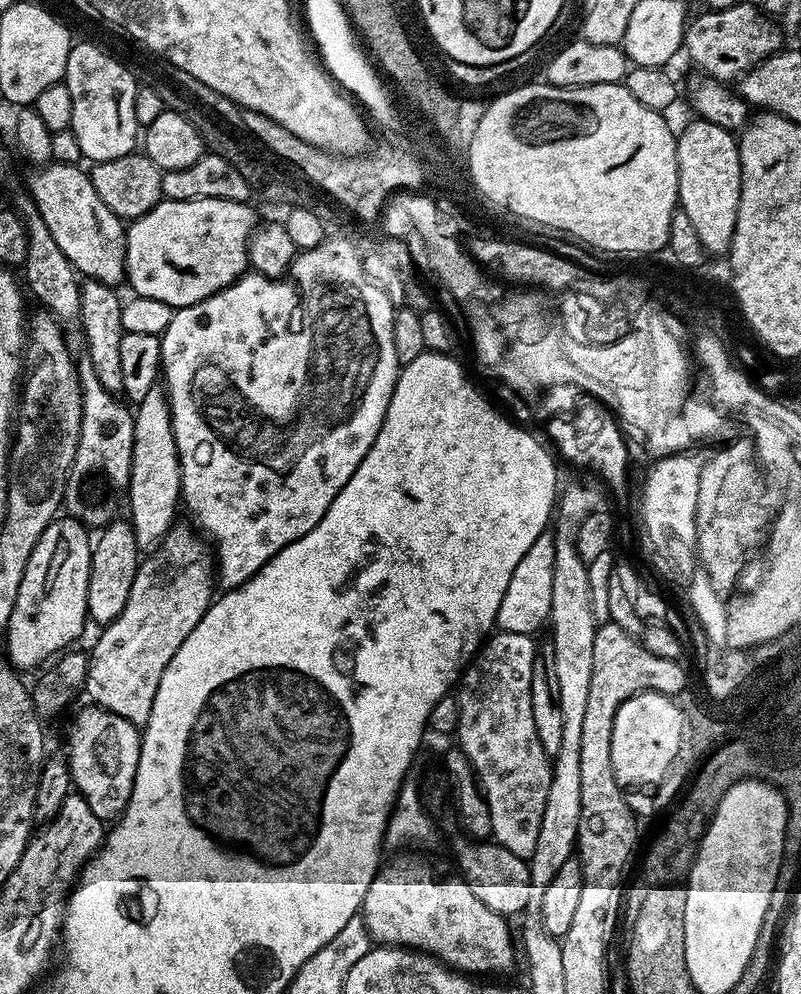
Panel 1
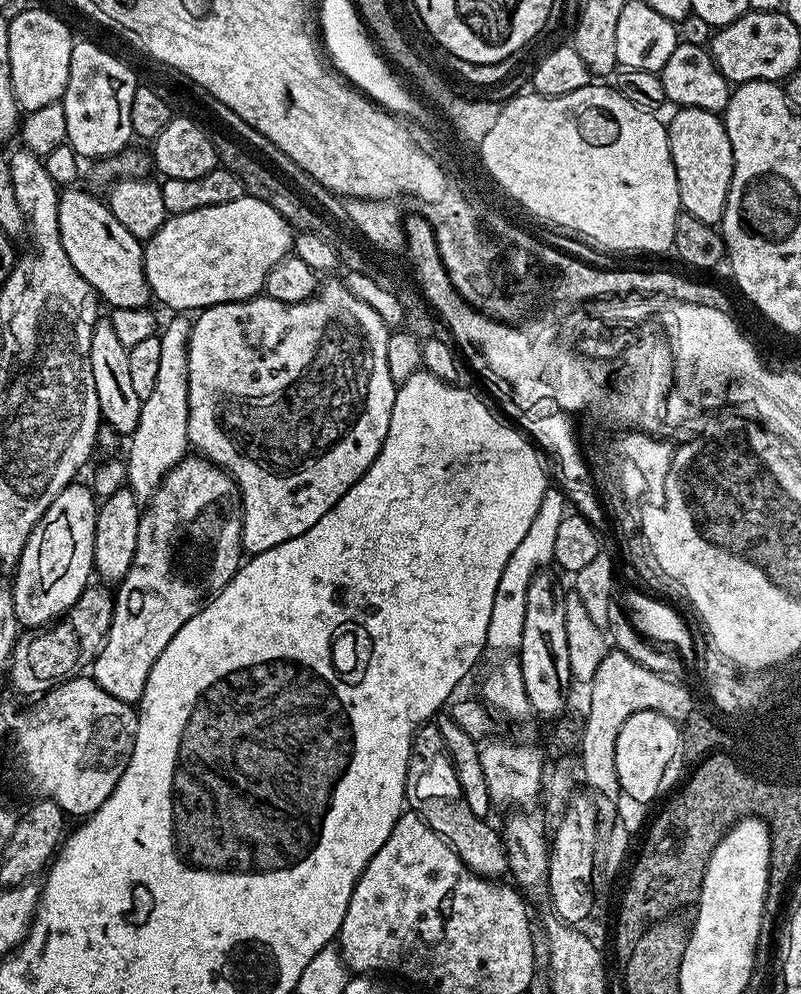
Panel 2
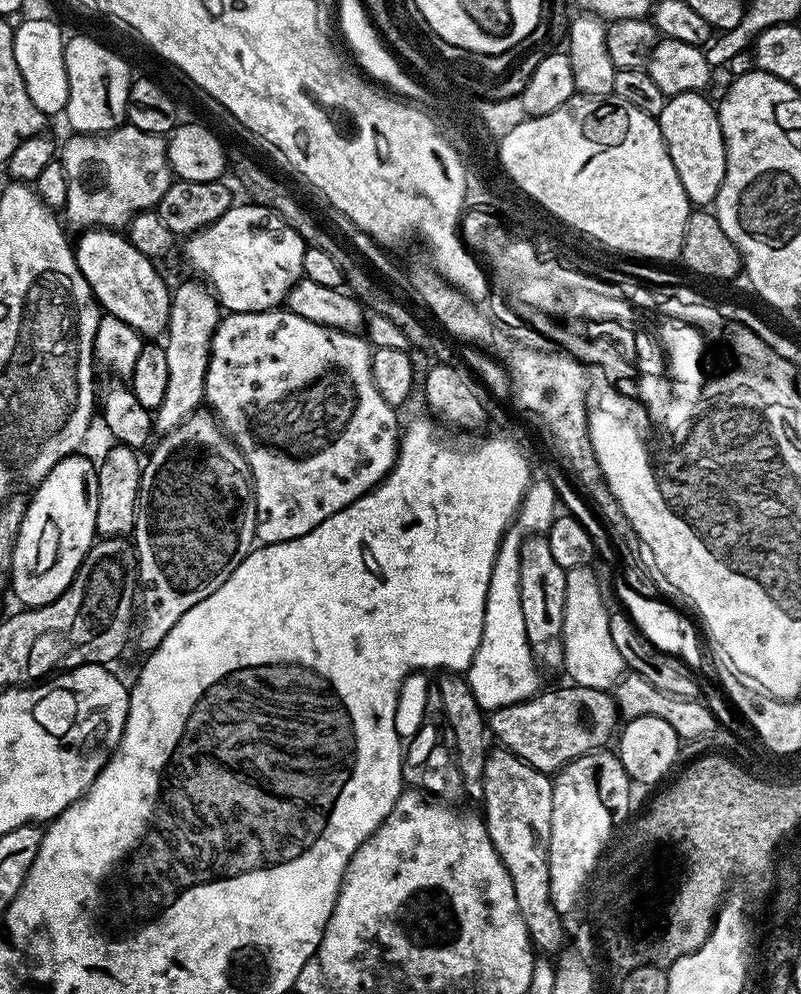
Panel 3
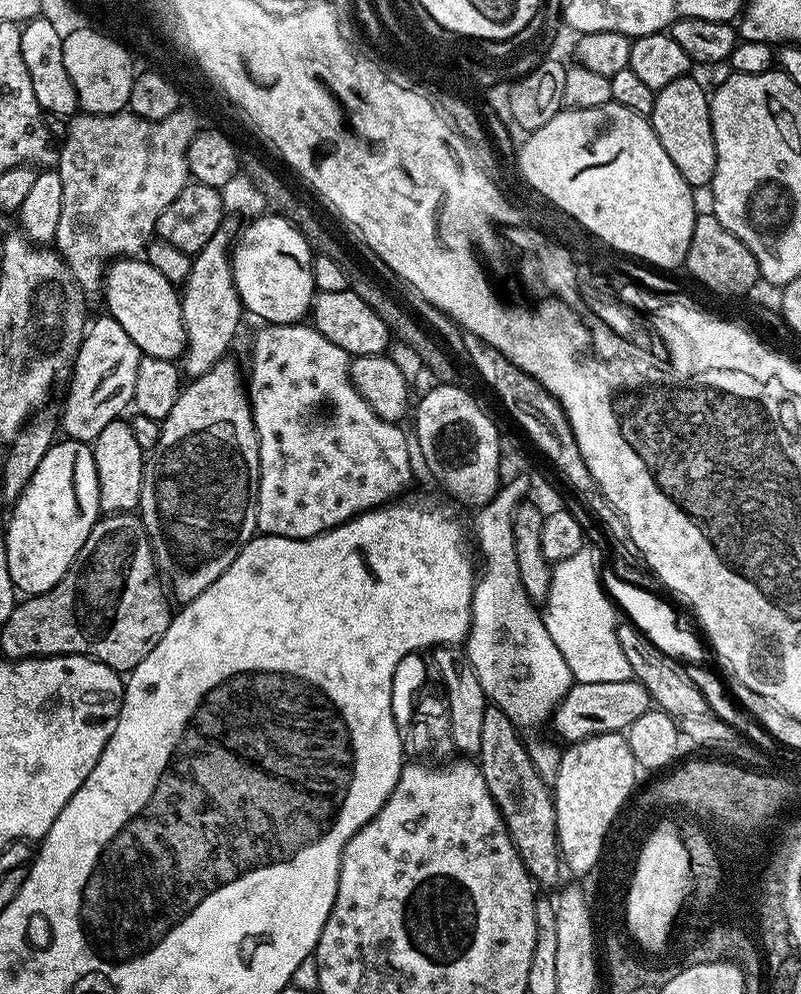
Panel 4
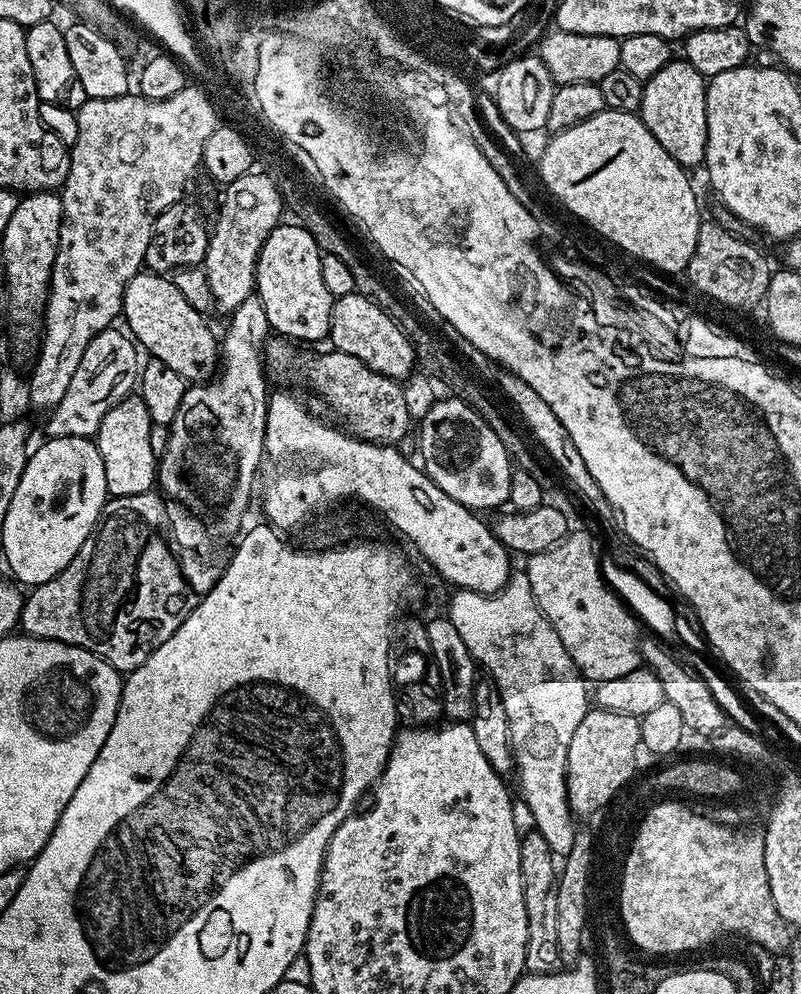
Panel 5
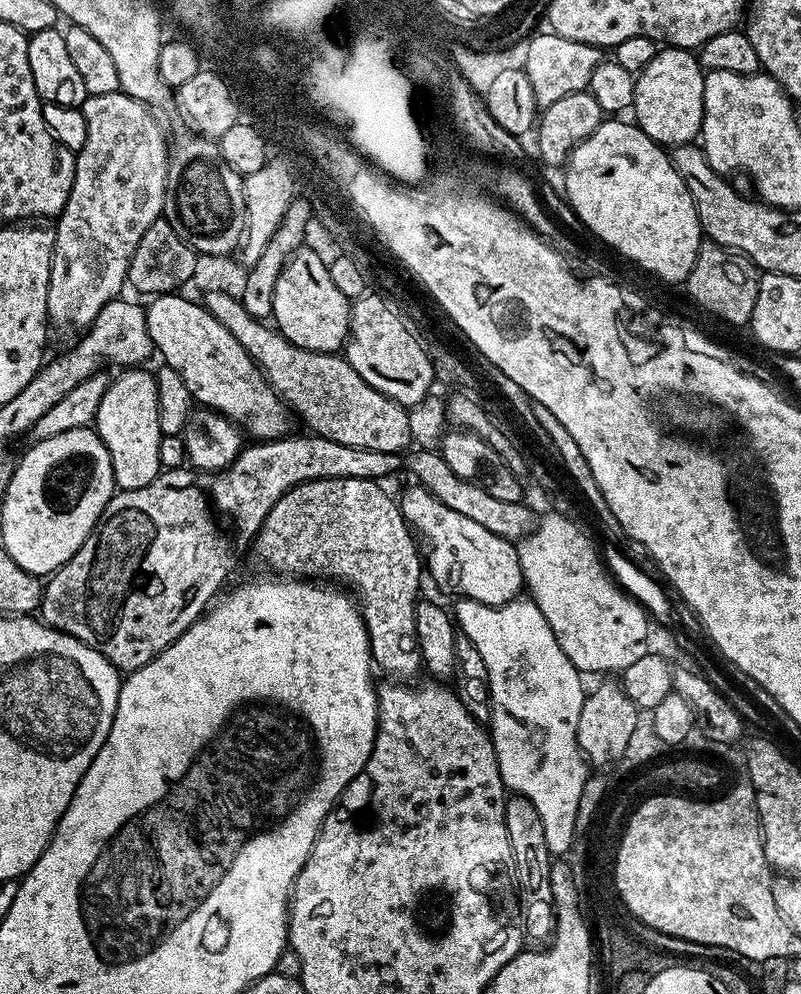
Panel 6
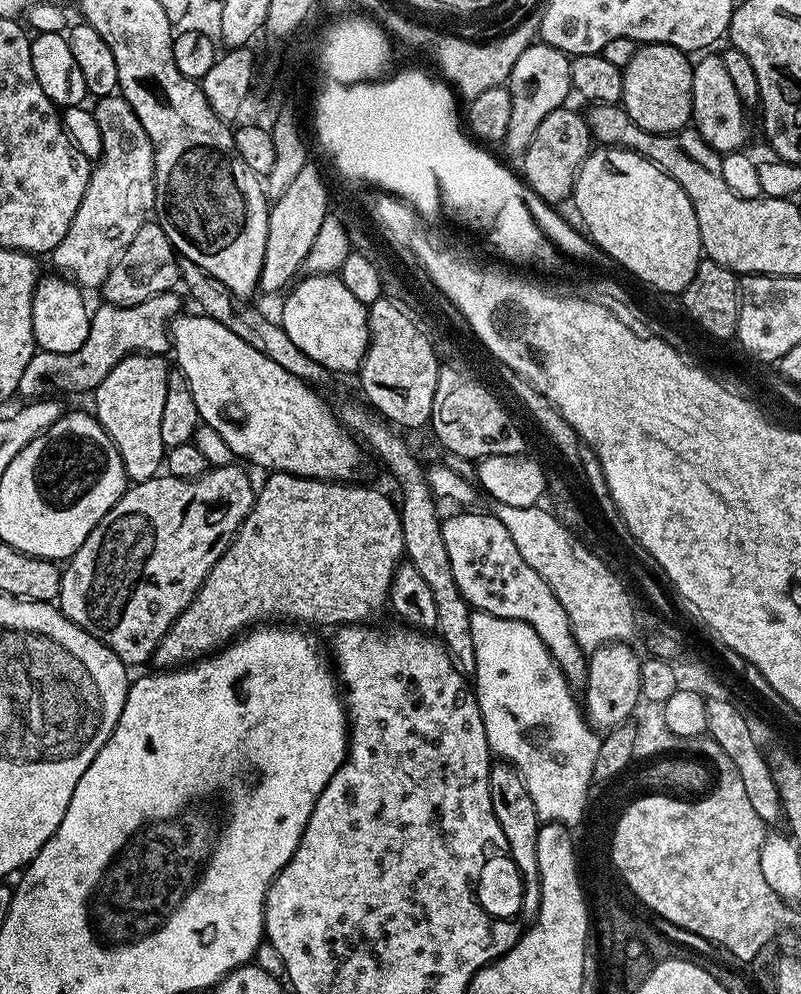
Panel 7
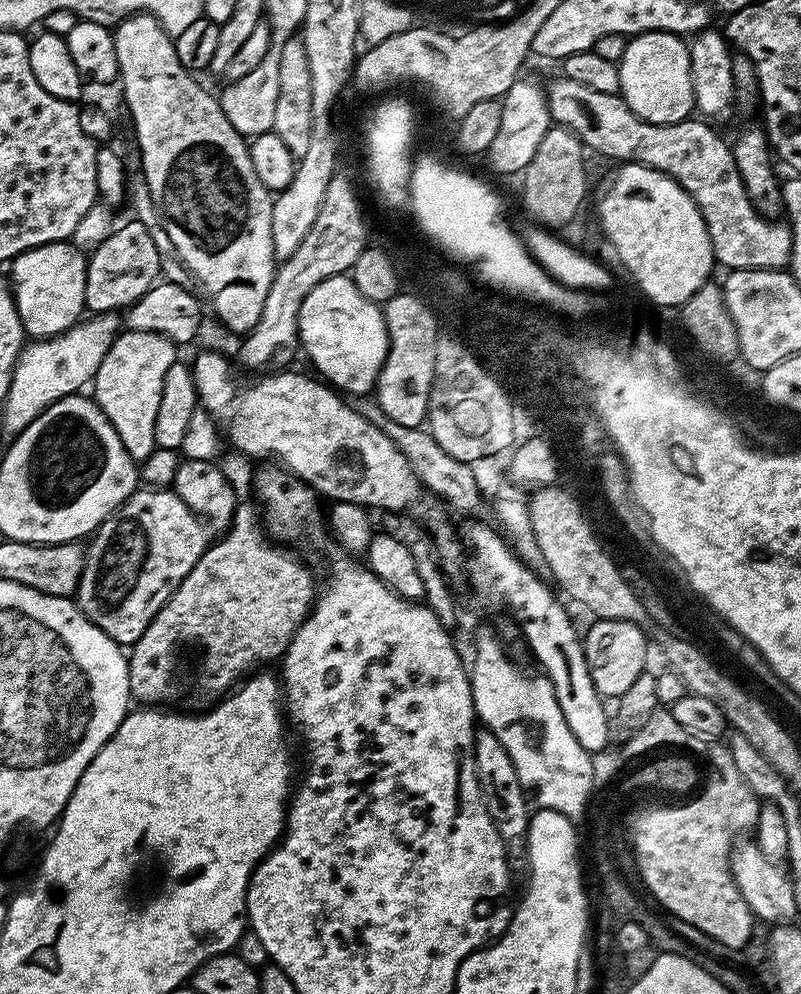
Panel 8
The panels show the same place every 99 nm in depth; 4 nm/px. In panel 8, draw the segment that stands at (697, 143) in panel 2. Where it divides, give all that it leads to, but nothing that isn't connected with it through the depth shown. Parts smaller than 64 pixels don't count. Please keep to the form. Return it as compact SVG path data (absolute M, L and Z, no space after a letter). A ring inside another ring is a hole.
M640 32L629 39L618 67L618 94L638 118L655 124L677 124L693 115L696 99L690 78L690 54L681 37L673 32Z

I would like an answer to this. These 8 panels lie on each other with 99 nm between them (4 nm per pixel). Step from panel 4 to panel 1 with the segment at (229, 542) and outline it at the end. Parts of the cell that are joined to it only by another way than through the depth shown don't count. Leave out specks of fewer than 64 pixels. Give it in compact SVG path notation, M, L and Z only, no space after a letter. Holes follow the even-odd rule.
M174 523L156 549L147 553L137 563L134 586L130 586L130 598L126 598L122 614L118 614L114 622L99 629L100 637L88 652L88 677L83 691L86 696L88 692L89 698L92 699L89 701L95 707L105 708L108 712L118 714L118 718L126 718L126 722L137 726L148 723L150 710L154 706L154 694L158 694L158 682L162 682L162 674L166 666L170 666L170 658L178 654L178 646L186 642L190 630L198 626L198 622L204 617L214 599L213 549L195 527L185 524Z

